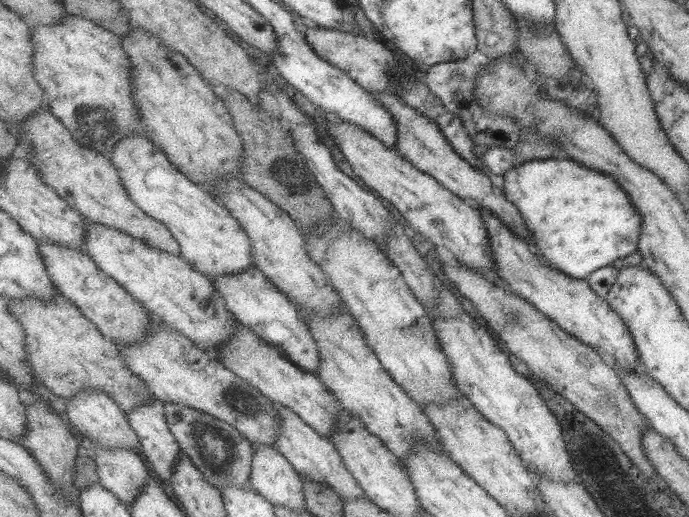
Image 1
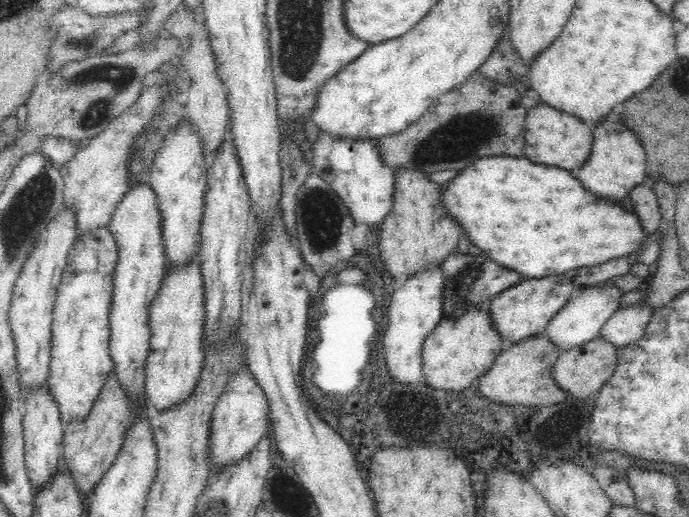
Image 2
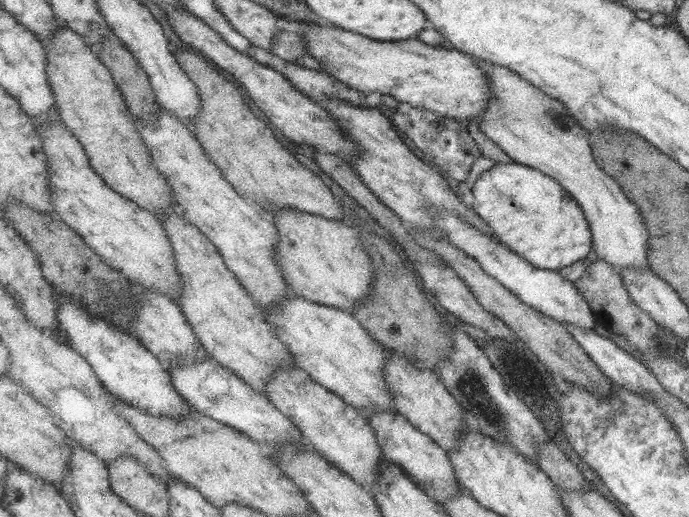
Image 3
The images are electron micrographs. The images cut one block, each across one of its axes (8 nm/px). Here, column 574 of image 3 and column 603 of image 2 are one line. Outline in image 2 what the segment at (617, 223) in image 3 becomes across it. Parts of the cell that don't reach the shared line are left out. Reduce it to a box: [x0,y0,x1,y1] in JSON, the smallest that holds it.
[575,109,646,203]

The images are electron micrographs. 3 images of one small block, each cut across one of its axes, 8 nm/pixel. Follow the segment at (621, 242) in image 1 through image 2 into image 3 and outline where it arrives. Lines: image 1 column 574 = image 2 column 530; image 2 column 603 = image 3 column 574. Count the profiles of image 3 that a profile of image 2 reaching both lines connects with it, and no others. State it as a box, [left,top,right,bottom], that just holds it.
[471,162,591,271]

